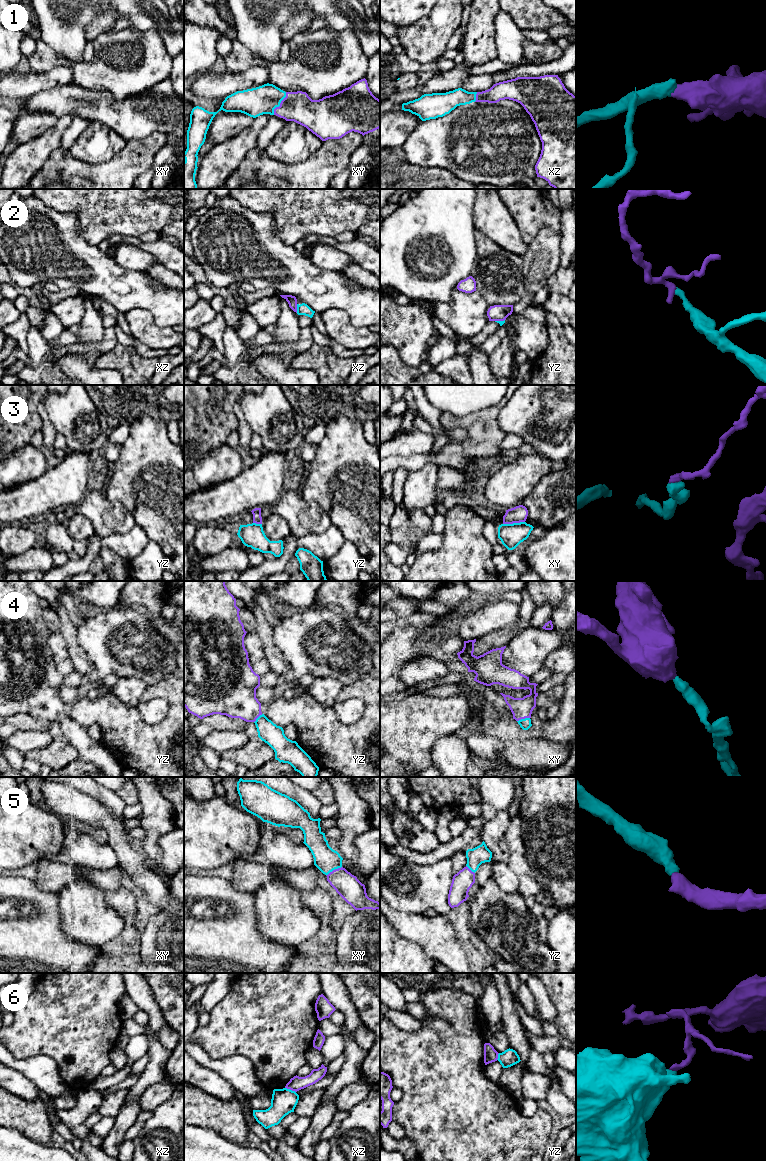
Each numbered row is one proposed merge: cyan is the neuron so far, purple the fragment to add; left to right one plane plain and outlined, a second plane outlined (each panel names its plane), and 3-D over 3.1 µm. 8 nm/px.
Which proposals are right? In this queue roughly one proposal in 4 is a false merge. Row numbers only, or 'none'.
1, 4, 5

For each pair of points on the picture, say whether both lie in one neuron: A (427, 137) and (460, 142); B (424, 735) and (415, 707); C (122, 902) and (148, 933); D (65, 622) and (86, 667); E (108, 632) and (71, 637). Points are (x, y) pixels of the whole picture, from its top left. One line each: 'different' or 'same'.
A: same
B: same
C: different
D: same
E: different

